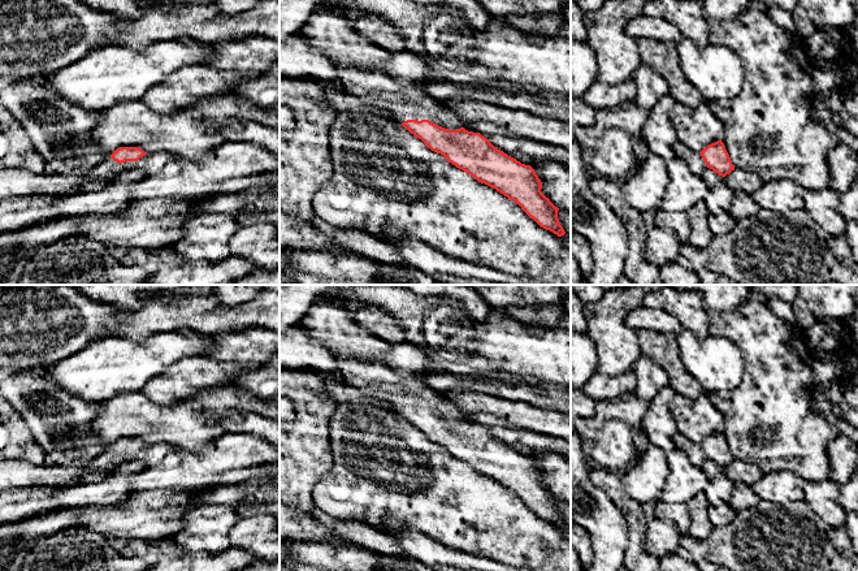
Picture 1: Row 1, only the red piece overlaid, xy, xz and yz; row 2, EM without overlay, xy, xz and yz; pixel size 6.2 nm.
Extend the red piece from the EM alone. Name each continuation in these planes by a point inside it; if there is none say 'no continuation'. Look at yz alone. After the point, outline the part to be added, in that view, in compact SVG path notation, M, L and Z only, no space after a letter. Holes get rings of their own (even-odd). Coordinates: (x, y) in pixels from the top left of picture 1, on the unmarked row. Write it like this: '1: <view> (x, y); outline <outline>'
1: yz (696, 454); outline M677 433L675 436L673 441L675 441L676 449L685 453L694 466L701 466L701 463L707 459L705 451L701 447L701 445L694 444L693 441L690 441L685 436Z

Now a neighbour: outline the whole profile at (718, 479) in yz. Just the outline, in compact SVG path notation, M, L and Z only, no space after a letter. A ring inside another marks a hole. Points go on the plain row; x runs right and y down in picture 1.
M710 459L703 460L699 468L705 472L710 484L716 489L719 496L724 501L728 501L736 483L724 473L724 468L719 467Z

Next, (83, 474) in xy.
M25 459L0 460L0 492L12 488L60 489L77 483L99 480L104 472L87 467L60 467L48 462L36 466Z

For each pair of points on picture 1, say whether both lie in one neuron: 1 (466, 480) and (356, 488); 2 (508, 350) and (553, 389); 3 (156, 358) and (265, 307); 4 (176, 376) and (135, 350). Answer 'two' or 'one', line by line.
1: one
2: two
3: two
4: two

